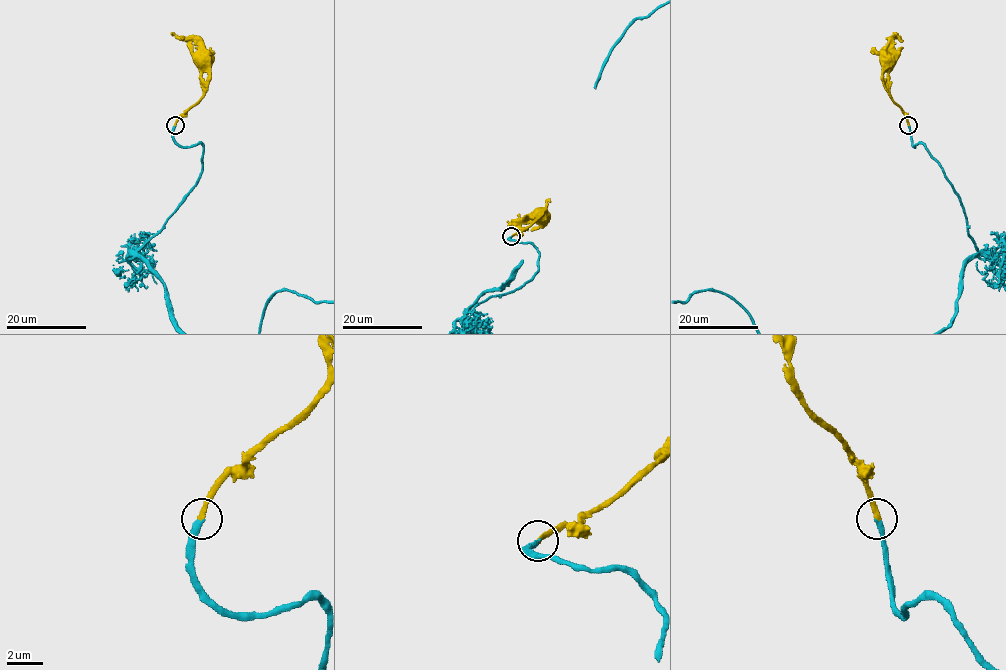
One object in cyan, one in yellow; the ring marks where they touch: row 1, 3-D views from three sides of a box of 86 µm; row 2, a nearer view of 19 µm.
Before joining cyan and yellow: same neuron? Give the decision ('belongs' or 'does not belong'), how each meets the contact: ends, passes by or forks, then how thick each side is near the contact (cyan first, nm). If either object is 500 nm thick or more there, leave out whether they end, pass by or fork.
belongs; cyan ends there; yellow ends there; 320 nm thick on the cyan side, 300 nm on the other

